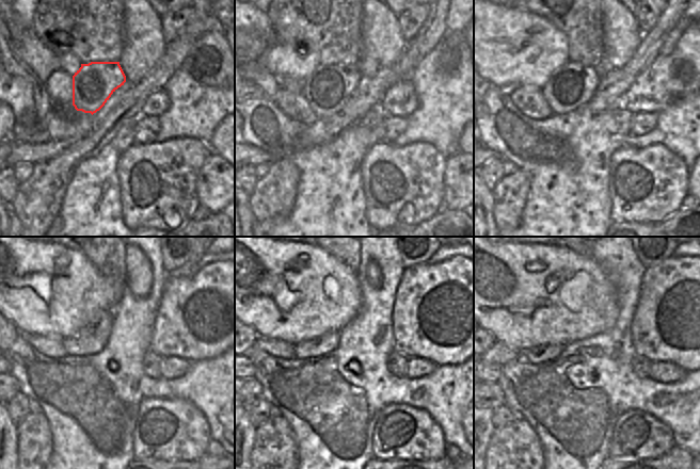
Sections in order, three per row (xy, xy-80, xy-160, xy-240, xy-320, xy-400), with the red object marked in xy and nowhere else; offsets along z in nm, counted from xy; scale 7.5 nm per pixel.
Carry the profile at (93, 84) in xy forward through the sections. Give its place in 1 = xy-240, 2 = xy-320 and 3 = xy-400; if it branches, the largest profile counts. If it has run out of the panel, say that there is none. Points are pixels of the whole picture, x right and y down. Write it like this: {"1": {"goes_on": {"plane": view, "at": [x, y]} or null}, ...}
{"1": {"goes_on": {"plane": "xy-240", "at": [91, 339]}}, "2": {"goes_on": {"plane": "xy-320", "at": [327, 342]}}, "3": {"goes_on": {"plane": "xy-400", "at": [498, 354]}}}

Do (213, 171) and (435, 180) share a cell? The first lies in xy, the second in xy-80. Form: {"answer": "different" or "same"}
{"answer": "different"}

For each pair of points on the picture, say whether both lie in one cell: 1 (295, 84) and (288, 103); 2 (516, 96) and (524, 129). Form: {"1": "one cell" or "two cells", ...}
{"1": "two cells", "2": "two cells"}

